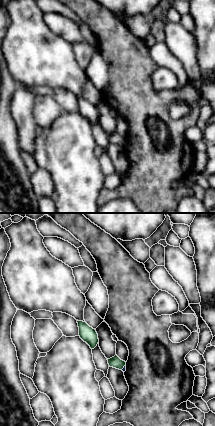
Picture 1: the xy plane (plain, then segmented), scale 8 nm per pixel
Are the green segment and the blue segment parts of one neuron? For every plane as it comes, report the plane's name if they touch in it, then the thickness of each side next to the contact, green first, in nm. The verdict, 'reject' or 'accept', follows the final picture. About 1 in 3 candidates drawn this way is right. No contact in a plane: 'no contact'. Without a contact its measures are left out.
meets green in xy; 90 nm thick on the green side, 30 nm on the other

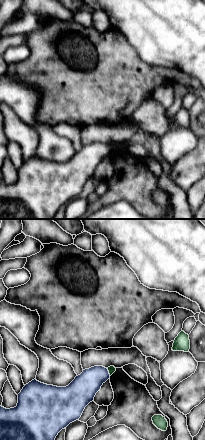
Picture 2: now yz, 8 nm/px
meets green in yz; 60 nm thick on the green side, 220 nm on the other

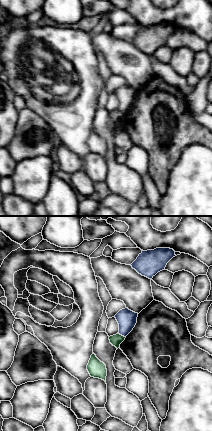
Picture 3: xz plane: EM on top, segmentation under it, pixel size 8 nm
meets green in xz; 90 nm thick on the green side, 160 nm on the other

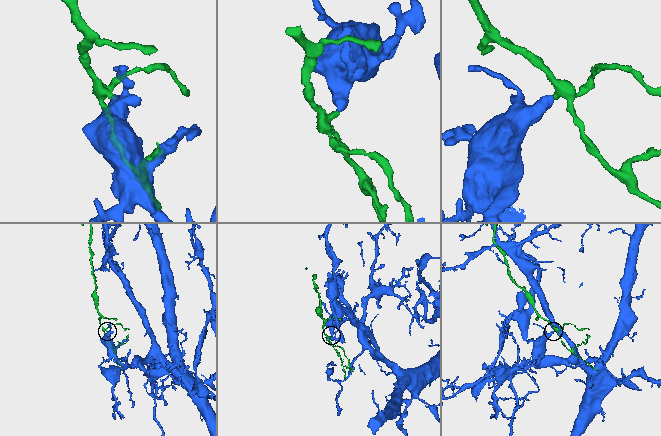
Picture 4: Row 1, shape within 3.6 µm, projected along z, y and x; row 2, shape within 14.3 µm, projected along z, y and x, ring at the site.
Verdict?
reject

